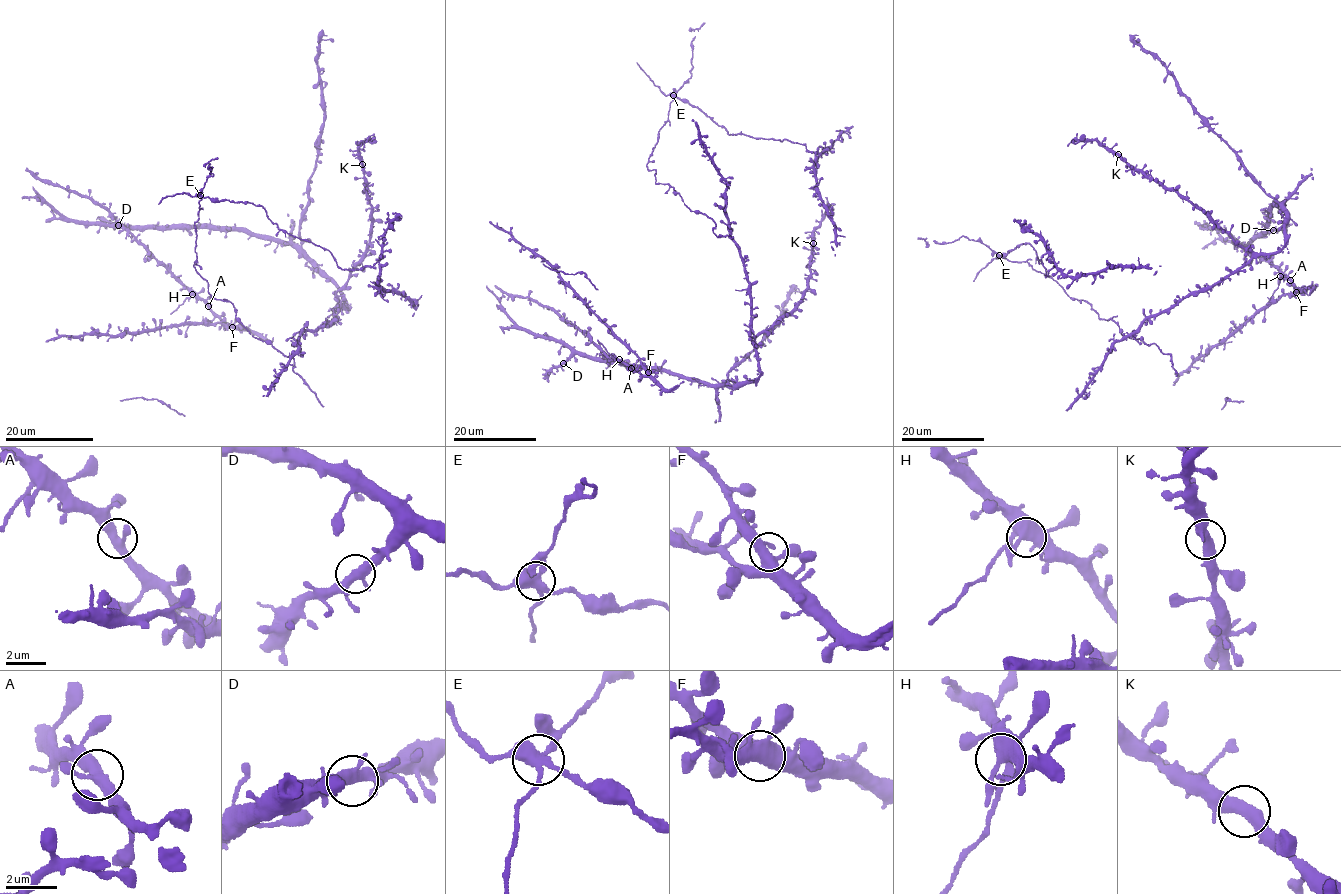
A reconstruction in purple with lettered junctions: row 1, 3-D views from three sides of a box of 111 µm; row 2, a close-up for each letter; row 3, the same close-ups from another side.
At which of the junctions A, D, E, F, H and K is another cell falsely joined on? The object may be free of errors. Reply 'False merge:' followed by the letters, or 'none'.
False merge: E

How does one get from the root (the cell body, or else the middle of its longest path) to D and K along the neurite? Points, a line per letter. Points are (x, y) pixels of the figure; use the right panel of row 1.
D: (1283, 232), (1287, 212), (1281, 204), (1272, 208), (1271, 222), (1264, 231), (1273, 230)
K: (1283, 232), (1284, 247), (1279, 251), (1252, 254), (1205, 213), (1135, 170), (1118, 154)

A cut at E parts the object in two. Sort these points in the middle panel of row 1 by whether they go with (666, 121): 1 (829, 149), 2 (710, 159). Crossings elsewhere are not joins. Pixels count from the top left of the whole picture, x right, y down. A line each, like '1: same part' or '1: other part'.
1: same part
2: same part

